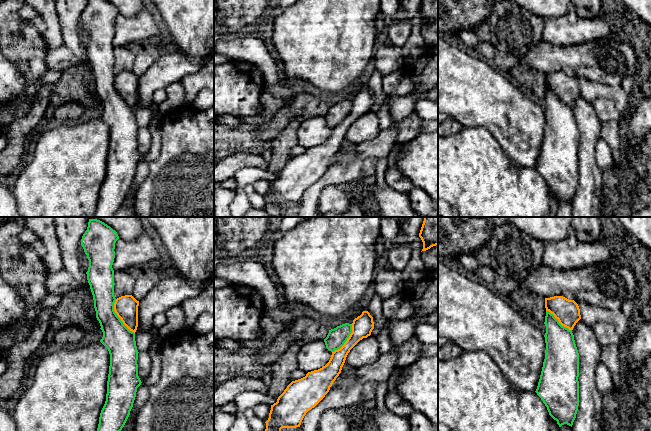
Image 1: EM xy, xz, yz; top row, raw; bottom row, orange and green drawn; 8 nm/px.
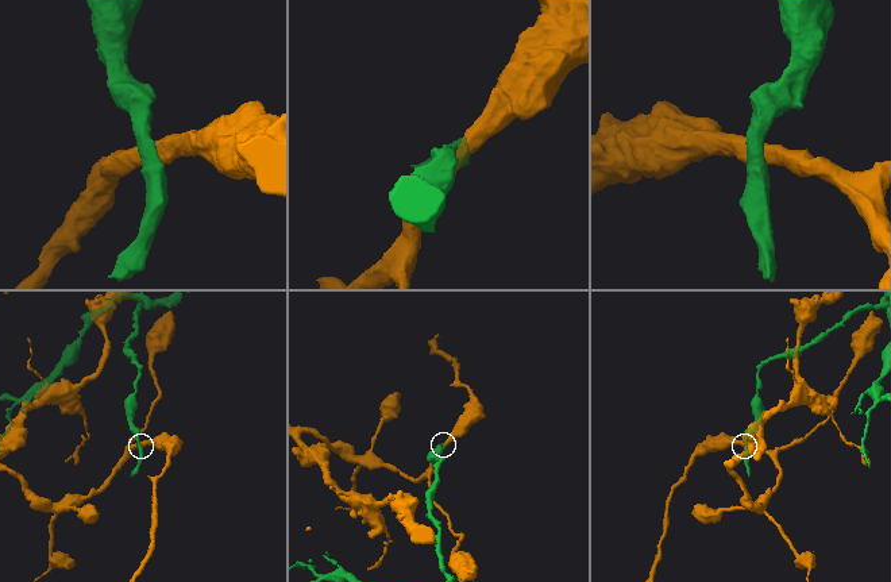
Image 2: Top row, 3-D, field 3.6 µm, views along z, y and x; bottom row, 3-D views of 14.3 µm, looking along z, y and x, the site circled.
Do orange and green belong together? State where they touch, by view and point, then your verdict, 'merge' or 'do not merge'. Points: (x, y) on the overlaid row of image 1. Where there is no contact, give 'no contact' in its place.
contact xy (118, 316); do not merge

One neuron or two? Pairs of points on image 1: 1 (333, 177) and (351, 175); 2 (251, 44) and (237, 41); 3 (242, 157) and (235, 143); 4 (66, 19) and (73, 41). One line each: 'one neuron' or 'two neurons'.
1: one neuron
2: one neuron
3: two neurons
4: one neuron

